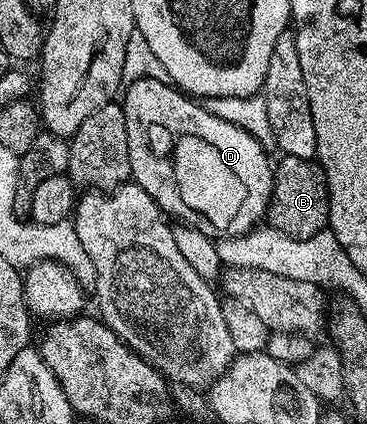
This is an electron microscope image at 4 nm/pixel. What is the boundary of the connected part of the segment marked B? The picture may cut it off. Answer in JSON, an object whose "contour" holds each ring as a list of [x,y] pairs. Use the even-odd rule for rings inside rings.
{"contour":[[[280,155],[274,165],[275,177],[271,190],[271,201],[267,207],[266,223],[281,230],[291,240],[315,238],[318,232],[328,227],[329,190],[327,175],[315,160]]]}

